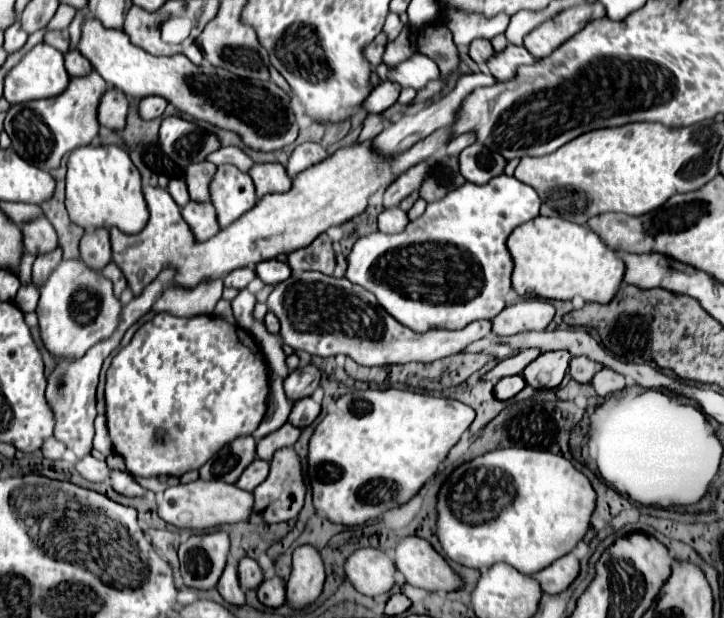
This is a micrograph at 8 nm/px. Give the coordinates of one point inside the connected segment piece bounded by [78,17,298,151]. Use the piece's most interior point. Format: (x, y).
(266, 122)

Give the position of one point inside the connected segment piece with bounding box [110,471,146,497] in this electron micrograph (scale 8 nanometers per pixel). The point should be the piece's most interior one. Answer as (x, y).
(120, 481)

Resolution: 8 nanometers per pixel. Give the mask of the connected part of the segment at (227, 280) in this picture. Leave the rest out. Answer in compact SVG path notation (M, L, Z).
M242 267L232 271L230 275L224 277L224 287L234 287L234 289L246 289L248 283L256 277L256 271L250 267Z

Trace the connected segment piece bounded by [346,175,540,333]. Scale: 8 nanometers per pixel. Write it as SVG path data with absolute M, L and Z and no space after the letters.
M498 175L494 177L492 181L488 181L486 185L474 185L474 183L464 183L462 187L454 189L452 193L448 193L446 197L442 197L440 201L434 201L434 203L428 203L426 211L422 217L418 217L416 221L410 221L408 227L398 233L398 235L384 235L380 231L372 233L372 235L366 235L366 237L360 237L354 247L352 247L352 253L348 255L348 271L346 271L346 279L362 285L364 289L368 289L370 293L376 295L378 303L396 319L400 321L402 325L414 329L416 333L424 333L424 331L430 331L430 329L464 329L468 323L476 321L476 319L494 319L504 307L506 307L506 295L510 293L510 275L512 275L512 263L510 263L510 253L506 249L506 237L512 233L514 227L538 217L540 213L540 203L538 203L538 197L536 197L536 191L532 187L528 187L526 183L520 183L518 179L514 177L508 177L508 175Z

